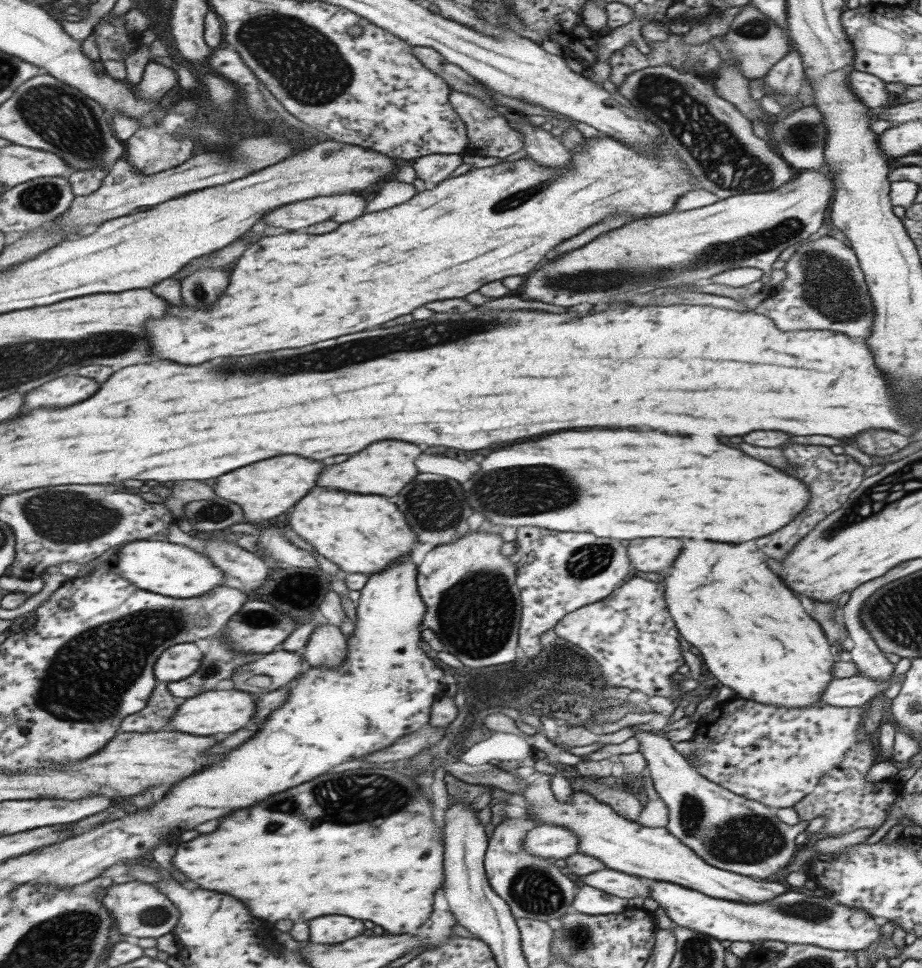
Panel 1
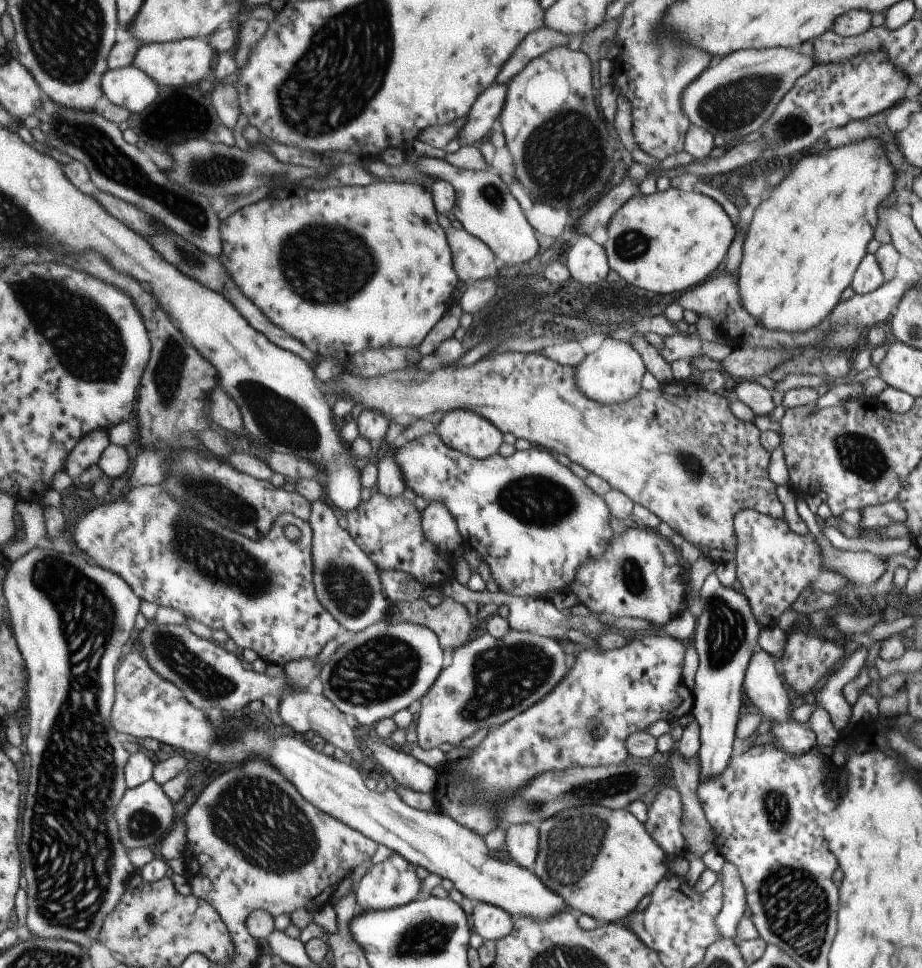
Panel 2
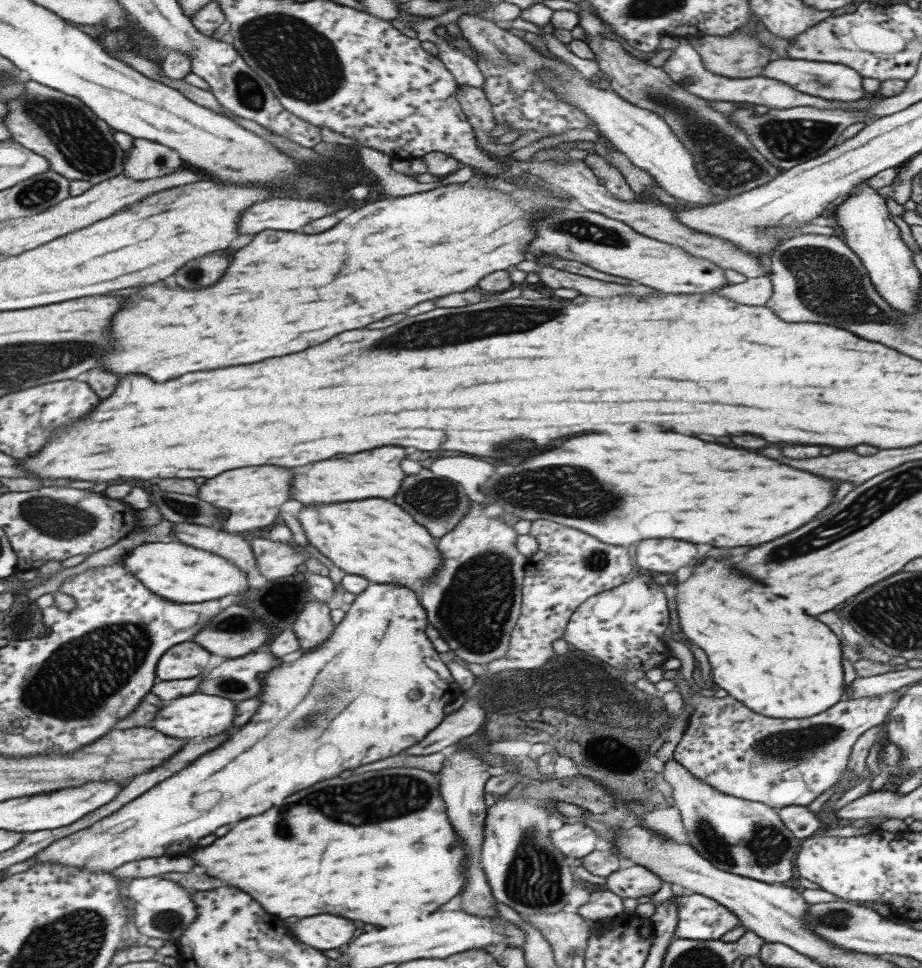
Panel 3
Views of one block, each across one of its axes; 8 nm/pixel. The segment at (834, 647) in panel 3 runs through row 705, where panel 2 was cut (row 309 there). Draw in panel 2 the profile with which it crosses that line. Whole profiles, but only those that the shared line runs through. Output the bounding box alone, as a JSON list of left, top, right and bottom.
[737,140,894,332]

